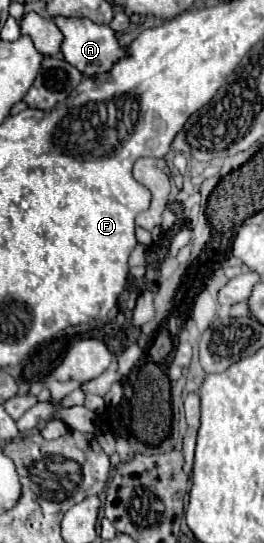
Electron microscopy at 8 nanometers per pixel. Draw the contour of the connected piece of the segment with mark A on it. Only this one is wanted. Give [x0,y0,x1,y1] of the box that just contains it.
[53,17,127,79]

